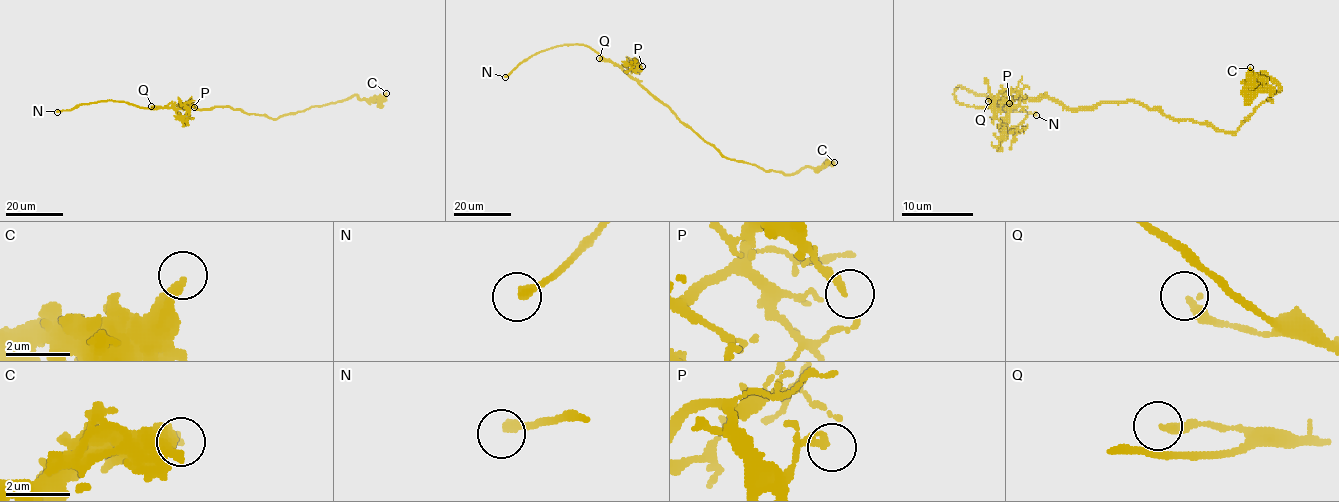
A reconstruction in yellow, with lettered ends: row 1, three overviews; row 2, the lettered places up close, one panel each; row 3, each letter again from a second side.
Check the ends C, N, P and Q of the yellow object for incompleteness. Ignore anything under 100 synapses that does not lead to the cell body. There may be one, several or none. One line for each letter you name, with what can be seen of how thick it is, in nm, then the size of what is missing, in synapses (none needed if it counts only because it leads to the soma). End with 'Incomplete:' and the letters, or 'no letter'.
N: Thickness 280 nm
Incomplete: N

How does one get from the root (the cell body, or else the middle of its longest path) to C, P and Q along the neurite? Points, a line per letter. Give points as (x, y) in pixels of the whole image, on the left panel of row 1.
C: (221, 106), (278, 118), (354, 95), (374, 99), (386, 93)
P: (221, 106), (205, 109), (189, 105), (174, 106), (177, 108), (184, 103), (189, 109), (194, 107)
Q: (221, 106), (205, 109), (189, 105), (151, 106)

